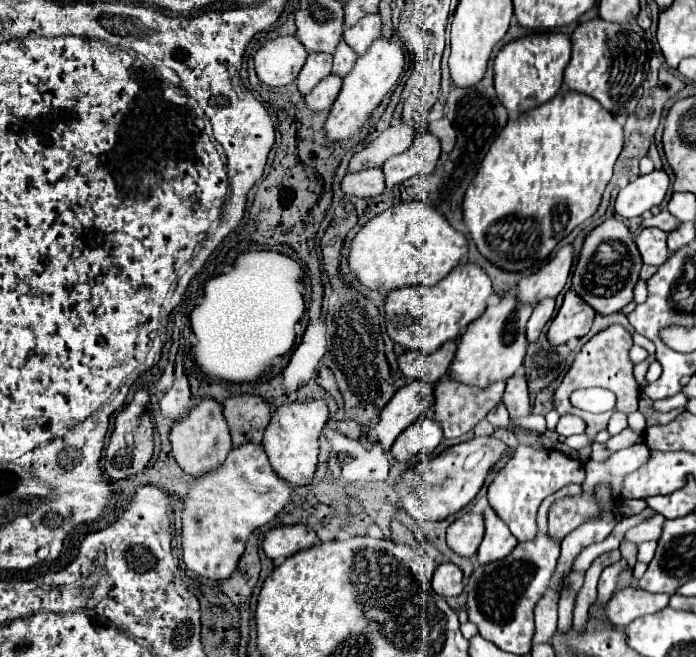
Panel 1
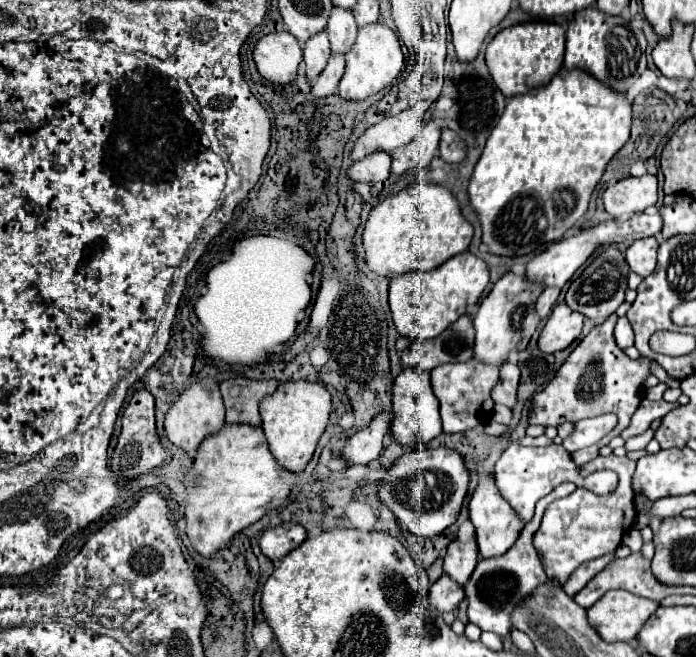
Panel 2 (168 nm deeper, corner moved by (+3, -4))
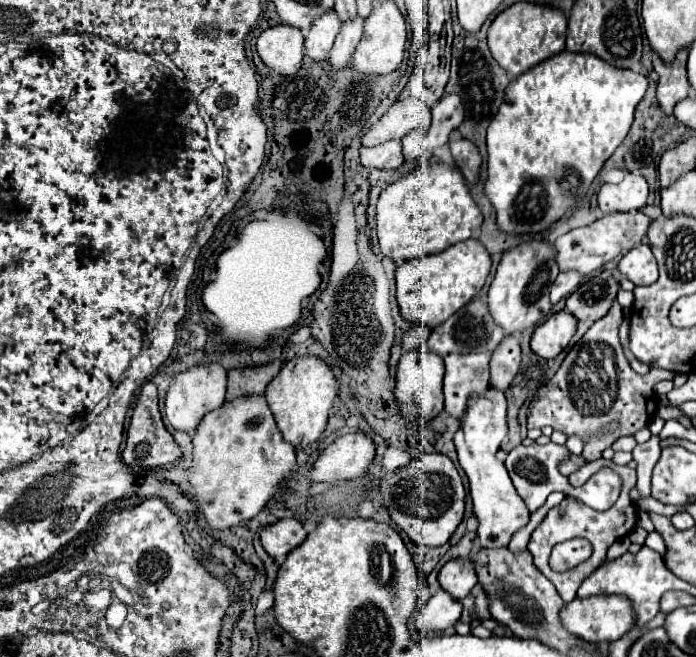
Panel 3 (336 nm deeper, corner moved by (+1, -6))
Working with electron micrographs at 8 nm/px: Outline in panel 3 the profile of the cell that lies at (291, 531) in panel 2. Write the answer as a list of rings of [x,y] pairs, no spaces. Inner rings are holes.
[[[282,518],[276,524],[262,528],[260,542],[262,542],[264,550],[268,552],[268,556],[272,556],[276,560],[276,558],[282,558],[288,552],[292,552],[296,546],[300,546],[306,536],[308,536],[308,532],[304,530],[300,520]]]

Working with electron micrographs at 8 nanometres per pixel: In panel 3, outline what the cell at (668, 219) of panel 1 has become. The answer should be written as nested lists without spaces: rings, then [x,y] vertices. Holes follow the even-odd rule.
[[[634,212],[634,214],[608,214],[588,226],[582,228],[574,228],[570,232],[566,232],[564,236],[560,236],[554,242],[556,248],[556,262],[560,272],[578,272],[582,276],[598,270],[602,264],[610,262],[616,254],[620,254],[622,250],[630,250],[630,246],[640,244],[642,240],[646,240],[648,228],[652,224],[652,218],[642,214],[642,212]]]

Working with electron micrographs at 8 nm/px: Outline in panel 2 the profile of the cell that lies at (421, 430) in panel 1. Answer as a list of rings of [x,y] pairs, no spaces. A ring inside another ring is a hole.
[[[404,368],[392,388],[392,428],[390,434],[406,446],[416,446],[416,444],[428,444],[432,438],[436,438],[442,432],[442,422],[438,414],[438,400],[432,392],[430,386],[430,372],[426,370],[412,370]]]

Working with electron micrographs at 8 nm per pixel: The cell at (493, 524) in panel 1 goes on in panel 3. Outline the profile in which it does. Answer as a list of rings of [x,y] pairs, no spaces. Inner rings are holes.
[[[488,388],[486,396],[474,396],[474,400],[470,400],[468,408],[466,408],[466,420],[460,422],[460,430],[454,436],[454,444],[456,444],[456,452],[458,452],[458,462],[464,468],[468,480],[470,480],[470,496],[474,502],[474,514],[478,518],[478,540],[482,548],[504,548],[508,546],[510,538],[514,536],[514,532],[518,532],[520,528],[524,528],[530,520],[530,512],[526,508],[526,504],[522,502],[522,498],[516,494],[512,480],[504,468],[504,464],[500,460],[496,460],[496,452],[500,448],[500,442],[504,440],[508,428],[506,428],[506,398],[502,392],[494,392],[494,388]]]

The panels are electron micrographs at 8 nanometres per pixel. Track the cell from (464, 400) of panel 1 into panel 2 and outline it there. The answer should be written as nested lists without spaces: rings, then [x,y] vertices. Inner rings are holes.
[[[476,358],[460,364],[442,364],[432,370],[432,390],[440,400],[440,418],[446,434],[464,432],[474,428],[476,424],[488,422],[492,414],[492,388],[498,382],[498,368],[488,366],[484,362],[476,362]]]

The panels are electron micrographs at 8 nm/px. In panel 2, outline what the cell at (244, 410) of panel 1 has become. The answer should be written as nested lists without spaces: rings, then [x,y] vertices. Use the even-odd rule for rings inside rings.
[[[242,376],[228,378],[220,382],[224,406],[226,406],[226,422],[248,422],[260,426],[258,404],[264,396],[272,394],[278,386],[278,380],[248,380]]]

